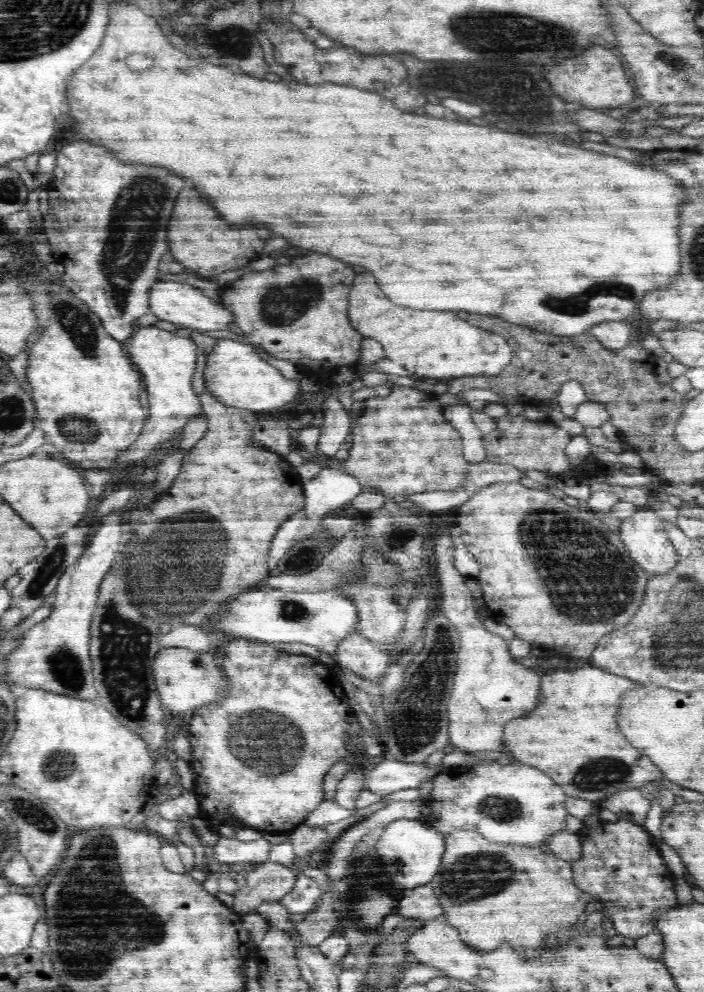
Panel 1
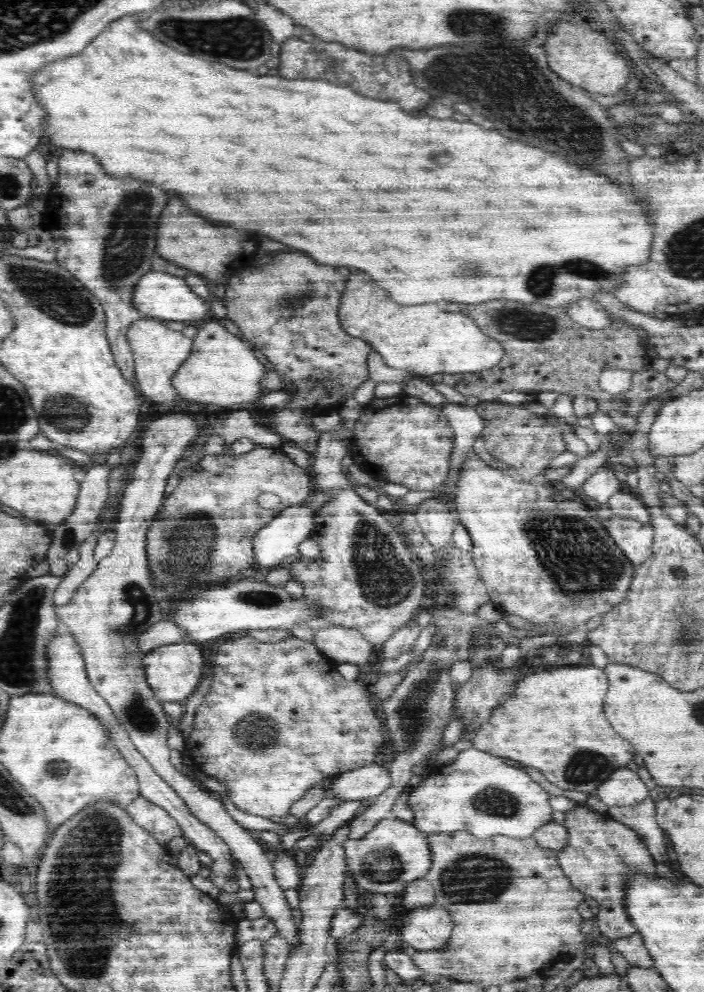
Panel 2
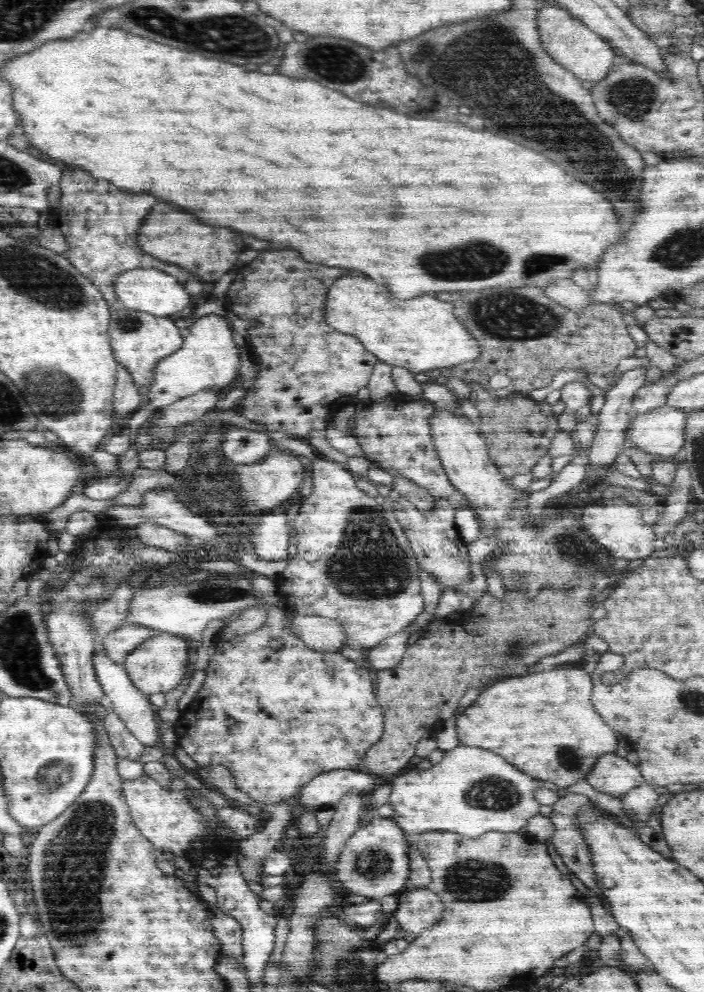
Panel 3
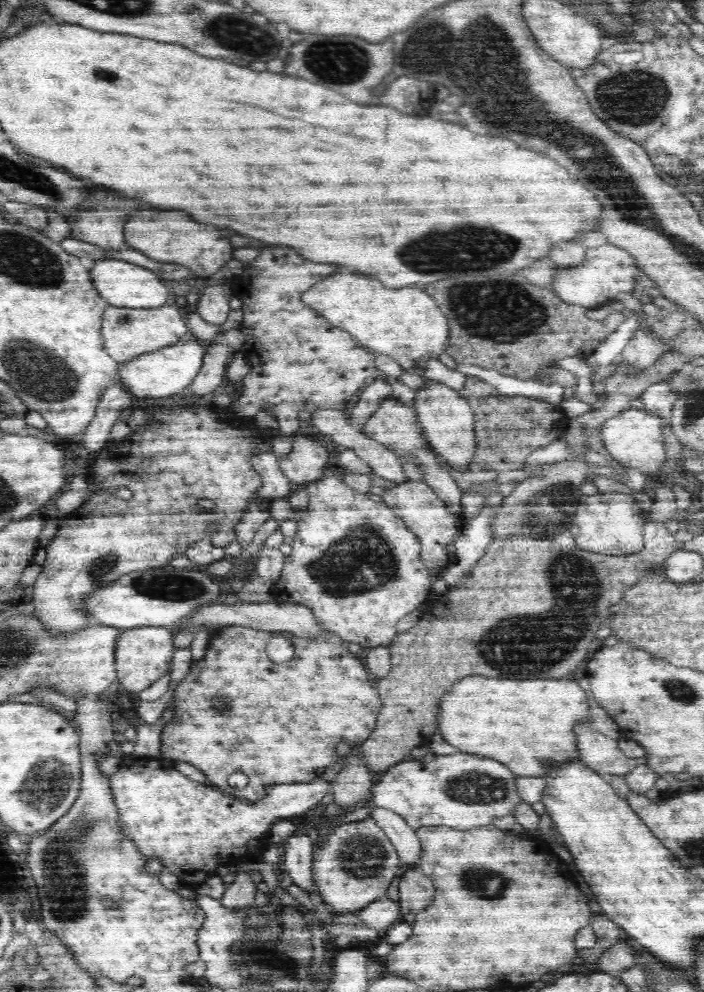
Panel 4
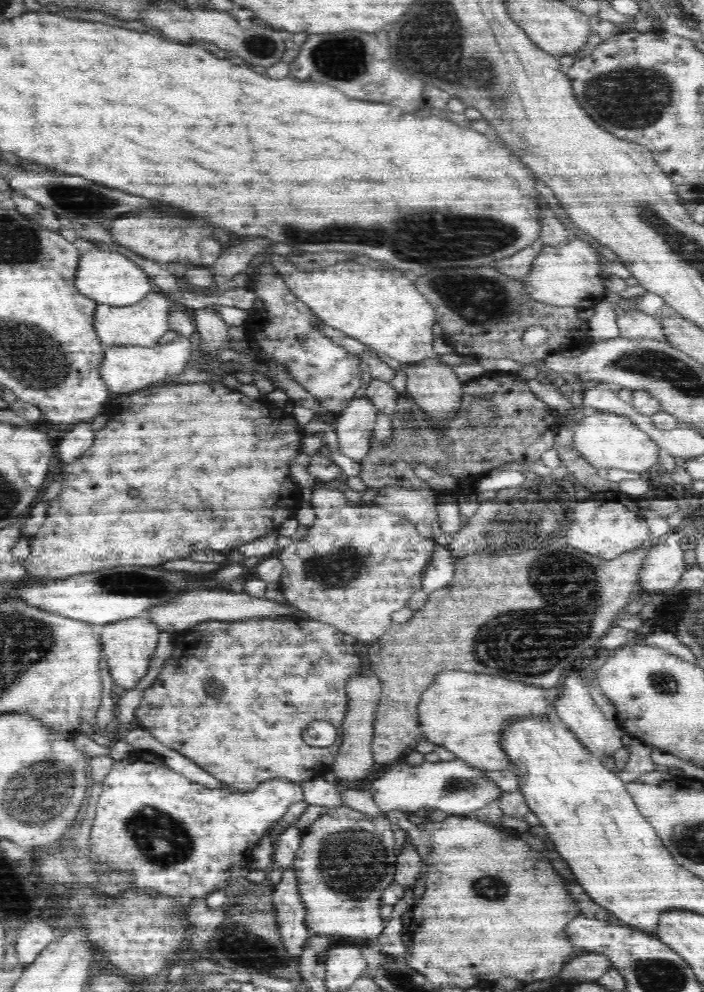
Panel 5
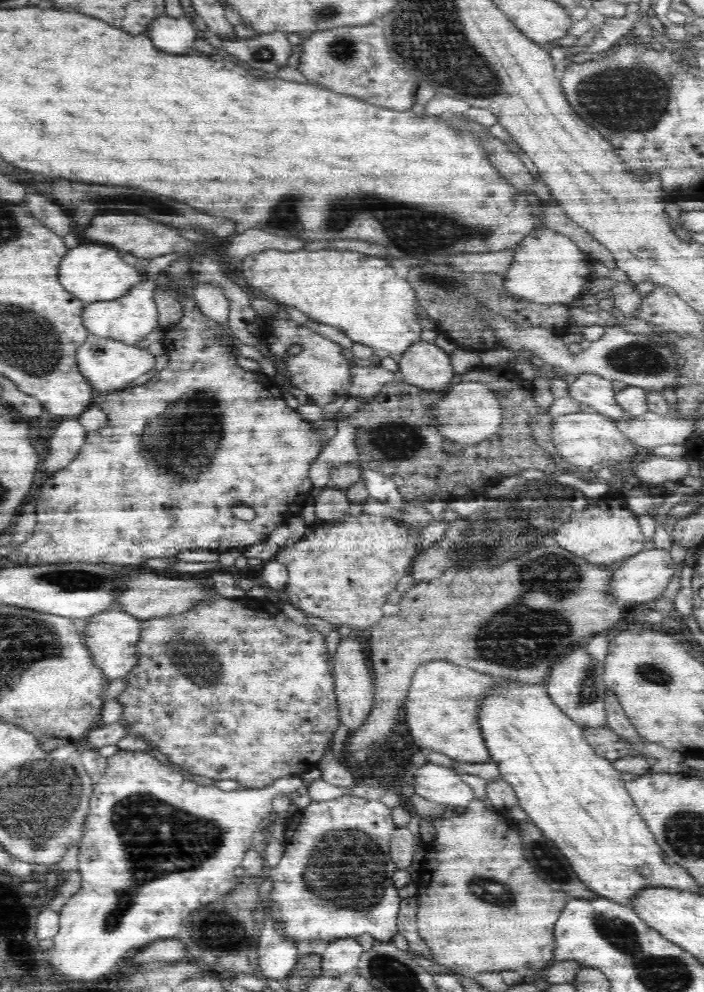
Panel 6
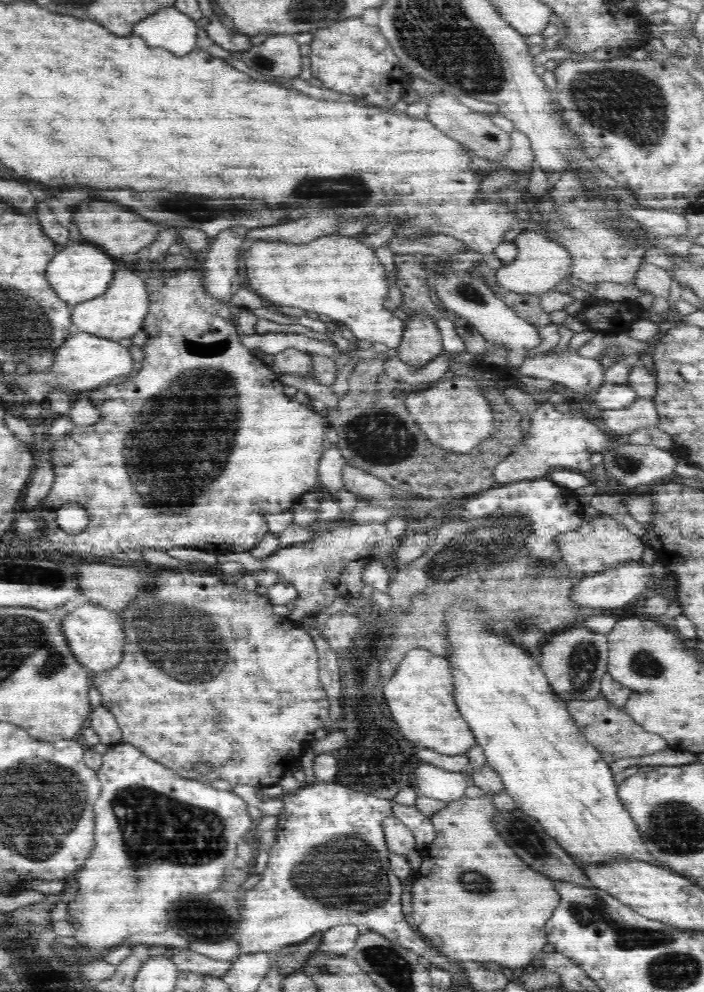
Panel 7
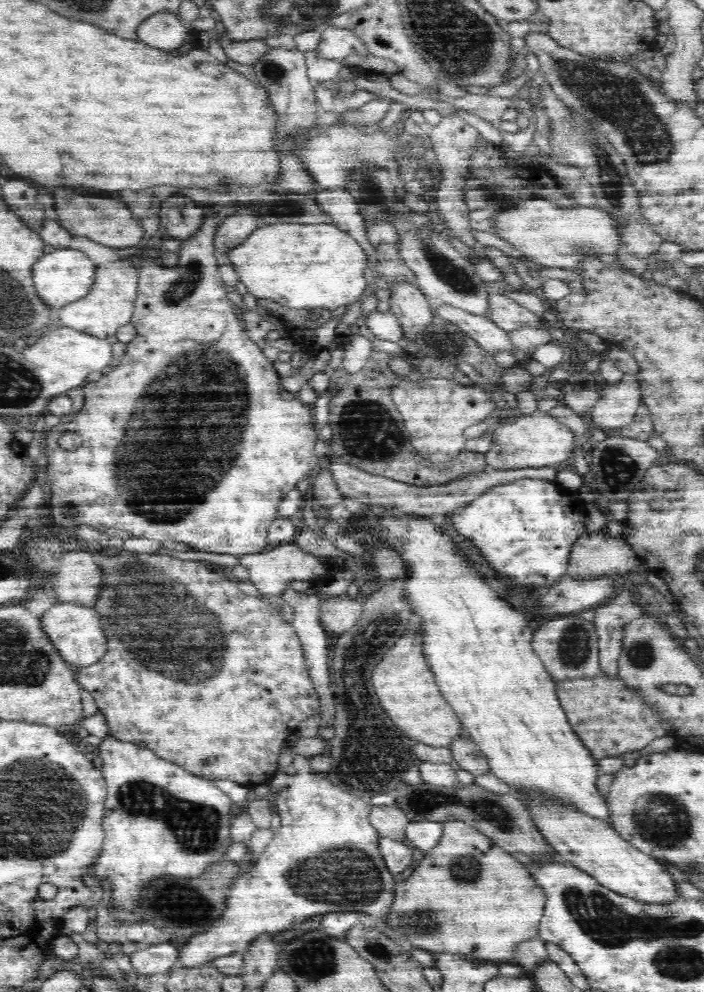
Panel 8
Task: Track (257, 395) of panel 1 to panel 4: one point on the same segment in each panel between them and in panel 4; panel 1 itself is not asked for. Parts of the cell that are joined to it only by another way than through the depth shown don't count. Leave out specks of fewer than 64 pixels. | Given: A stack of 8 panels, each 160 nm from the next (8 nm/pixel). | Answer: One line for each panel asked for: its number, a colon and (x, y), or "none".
2: (221, 369)
3: (209, 358)
4: (168, 371)

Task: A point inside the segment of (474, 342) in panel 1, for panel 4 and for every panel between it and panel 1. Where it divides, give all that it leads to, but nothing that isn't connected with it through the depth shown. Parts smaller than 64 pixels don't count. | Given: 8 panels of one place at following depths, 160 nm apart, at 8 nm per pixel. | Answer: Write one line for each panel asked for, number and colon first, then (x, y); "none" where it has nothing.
2: (423, 339)
3: (420, 334)
4: (407, 325)

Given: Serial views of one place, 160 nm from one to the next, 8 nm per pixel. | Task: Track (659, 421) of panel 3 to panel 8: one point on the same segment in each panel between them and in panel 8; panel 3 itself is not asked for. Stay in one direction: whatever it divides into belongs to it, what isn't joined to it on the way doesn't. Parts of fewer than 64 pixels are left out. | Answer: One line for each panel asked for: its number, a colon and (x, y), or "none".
4: (634, 437)
5: (606, 440)
6: (585, 438)
7: (550, 438)
8: (538, 439)

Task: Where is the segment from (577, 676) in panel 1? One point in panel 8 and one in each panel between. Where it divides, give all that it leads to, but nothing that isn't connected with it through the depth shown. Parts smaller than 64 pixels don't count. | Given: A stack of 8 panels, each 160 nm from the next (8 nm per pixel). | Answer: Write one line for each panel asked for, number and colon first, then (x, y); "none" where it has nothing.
2: (552, 721)
3: (545, 724)
4: (510, 721)
5: (459, 711)
6: (440, 707)
7: (419, 694)
8: (402, 683)

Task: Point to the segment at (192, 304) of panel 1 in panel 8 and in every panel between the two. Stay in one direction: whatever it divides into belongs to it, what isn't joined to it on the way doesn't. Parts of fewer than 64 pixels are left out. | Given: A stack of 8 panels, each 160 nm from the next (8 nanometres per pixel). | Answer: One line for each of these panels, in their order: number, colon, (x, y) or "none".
2: (159, 295)
3: (140, 289)
4: (119, 283)
5: (107, 277)
6: (92, 272)
7: (80, 272)
8: (59, 278)

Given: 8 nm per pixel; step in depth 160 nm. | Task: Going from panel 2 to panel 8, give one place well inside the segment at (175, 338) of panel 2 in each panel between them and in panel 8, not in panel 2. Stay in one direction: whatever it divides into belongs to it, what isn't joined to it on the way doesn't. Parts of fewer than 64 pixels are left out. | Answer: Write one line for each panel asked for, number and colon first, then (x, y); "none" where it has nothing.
3: (138, 339)
4: (126, 332)
5: (142, 324)
6: (130, 318)
7: (119, 313)
8: (109, 304)

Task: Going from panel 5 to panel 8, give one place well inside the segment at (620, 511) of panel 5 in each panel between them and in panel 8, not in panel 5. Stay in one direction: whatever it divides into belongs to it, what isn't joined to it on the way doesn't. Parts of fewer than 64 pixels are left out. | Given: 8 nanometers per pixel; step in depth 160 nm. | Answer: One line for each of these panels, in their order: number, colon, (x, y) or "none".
6: (603, 536)
7: (600, 544)
8: (596, 554)

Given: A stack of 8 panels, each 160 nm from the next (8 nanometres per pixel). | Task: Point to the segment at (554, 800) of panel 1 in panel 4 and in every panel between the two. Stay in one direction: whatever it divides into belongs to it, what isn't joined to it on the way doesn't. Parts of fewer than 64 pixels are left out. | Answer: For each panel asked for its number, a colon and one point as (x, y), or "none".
2: (486, 795)
3: (471, 791)
4: (461, 791)

